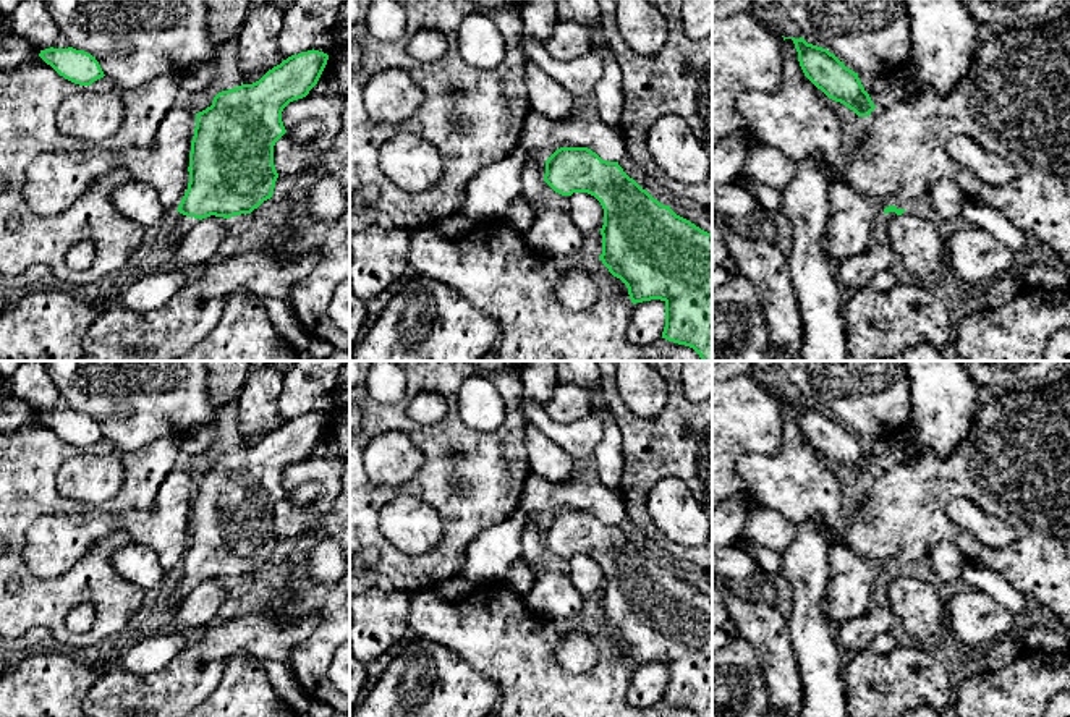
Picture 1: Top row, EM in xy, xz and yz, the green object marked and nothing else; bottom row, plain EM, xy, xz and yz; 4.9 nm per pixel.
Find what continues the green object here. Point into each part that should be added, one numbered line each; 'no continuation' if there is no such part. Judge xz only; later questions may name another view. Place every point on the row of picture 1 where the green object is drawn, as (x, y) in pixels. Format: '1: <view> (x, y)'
no continuation

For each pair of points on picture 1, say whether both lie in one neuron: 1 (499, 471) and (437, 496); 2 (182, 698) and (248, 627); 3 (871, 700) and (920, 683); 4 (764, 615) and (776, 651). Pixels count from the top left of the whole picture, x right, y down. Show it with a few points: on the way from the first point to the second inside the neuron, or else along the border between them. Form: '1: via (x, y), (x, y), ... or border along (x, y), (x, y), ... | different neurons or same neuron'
1: via (483, 471), (455, 471), (447, 479) | same neuron
2: via (198, 680), (230, 644) | same neuron
3: via (883, 698), (902, 683), (908, 683) | same neuron
4: via (764, 623), (772, 643) | same neuron

